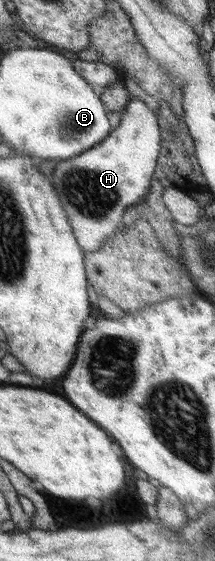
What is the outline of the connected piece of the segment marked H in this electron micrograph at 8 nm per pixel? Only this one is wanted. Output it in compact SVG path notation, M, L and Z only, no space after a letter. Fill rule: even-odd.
M141 99L128 101L121 123L109 137L80 156L59 162L53 172L53 188L67 212L77 242L86 253L97 252L121 226L125 210L141 202L156 174L163 132L159 119Z

